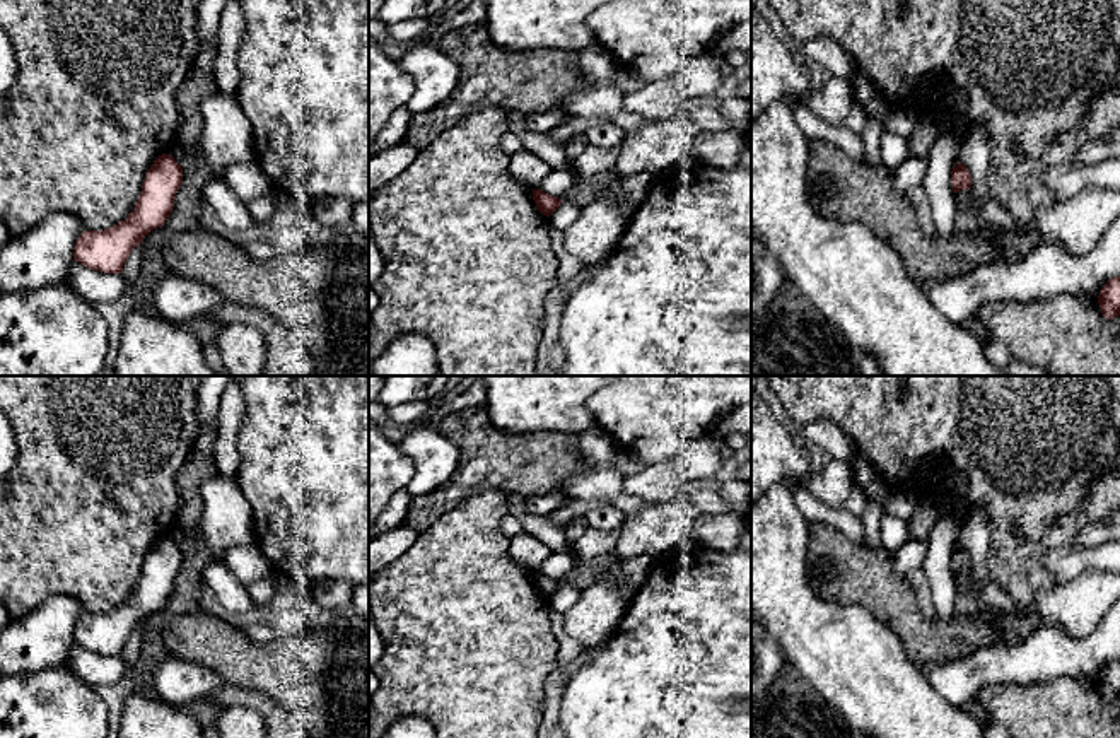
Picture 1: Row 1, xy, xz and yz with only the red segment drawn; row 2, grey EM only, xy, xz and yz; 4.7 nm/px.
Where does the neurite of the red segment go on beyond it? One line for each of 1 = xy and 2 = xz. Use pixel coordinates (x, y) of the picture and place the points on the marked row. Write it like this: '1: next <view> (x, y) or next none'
1: next none
2: next none

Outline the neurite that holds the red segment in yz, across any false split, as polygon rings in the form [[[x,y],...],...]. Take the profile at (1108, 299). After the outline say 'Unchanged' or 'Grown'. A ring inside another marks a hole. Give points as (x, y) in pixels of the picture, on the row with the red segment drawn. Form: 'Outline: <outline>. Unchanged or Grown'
Outline: [[[1120,275],[1110,278],[1100,290],[1098,304],[1106,319],[1120,314]]]. Unchanged

